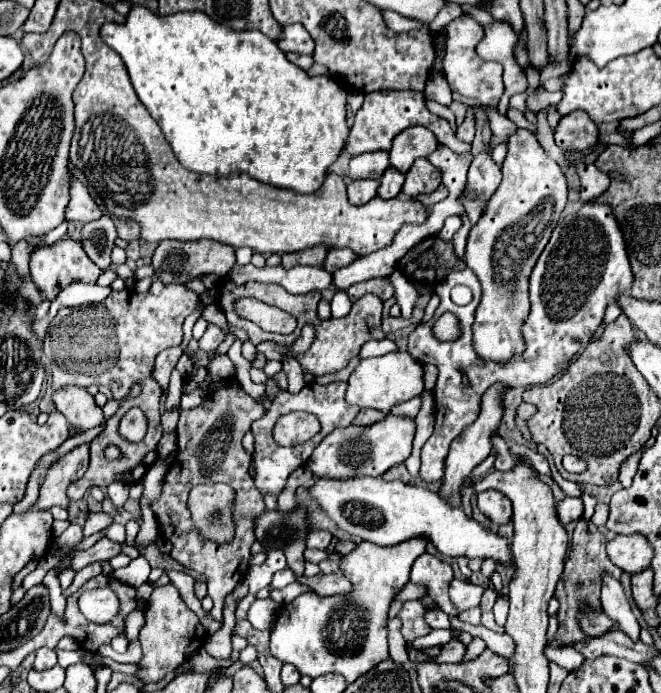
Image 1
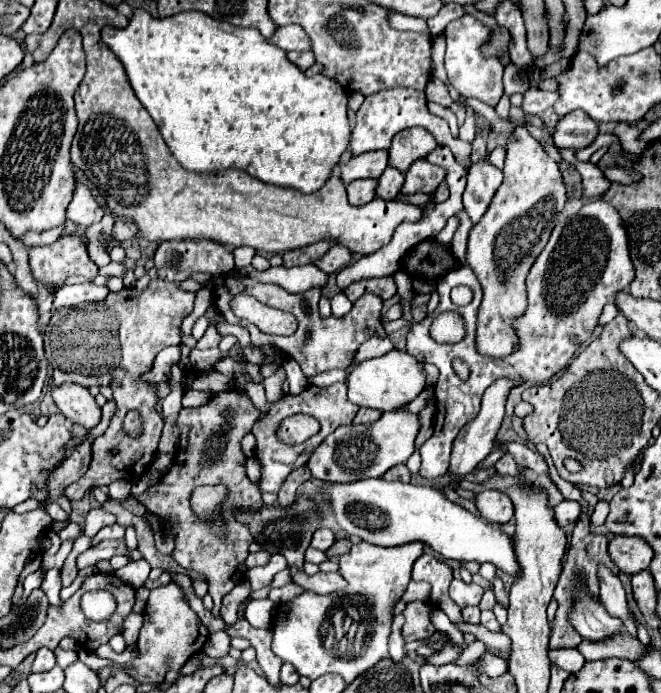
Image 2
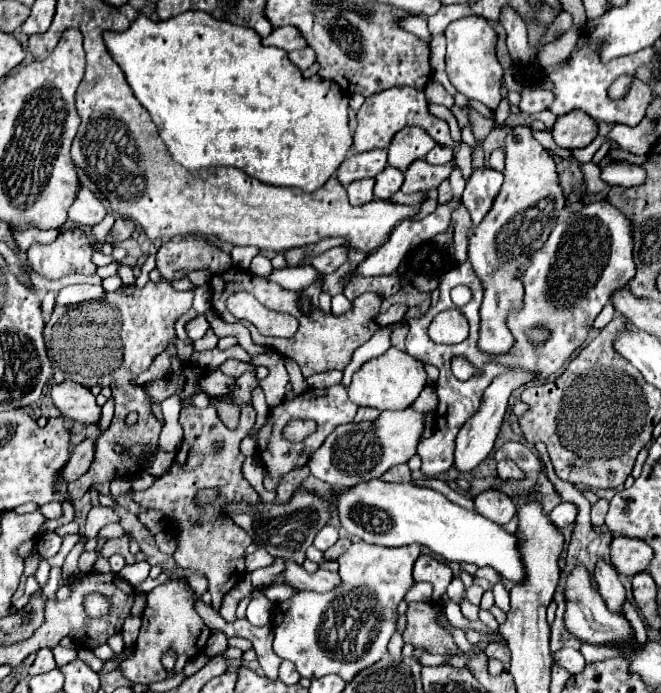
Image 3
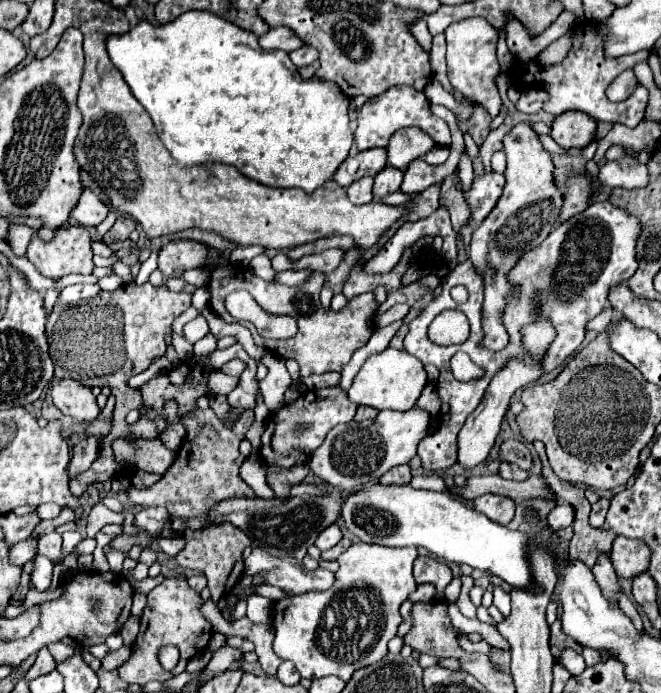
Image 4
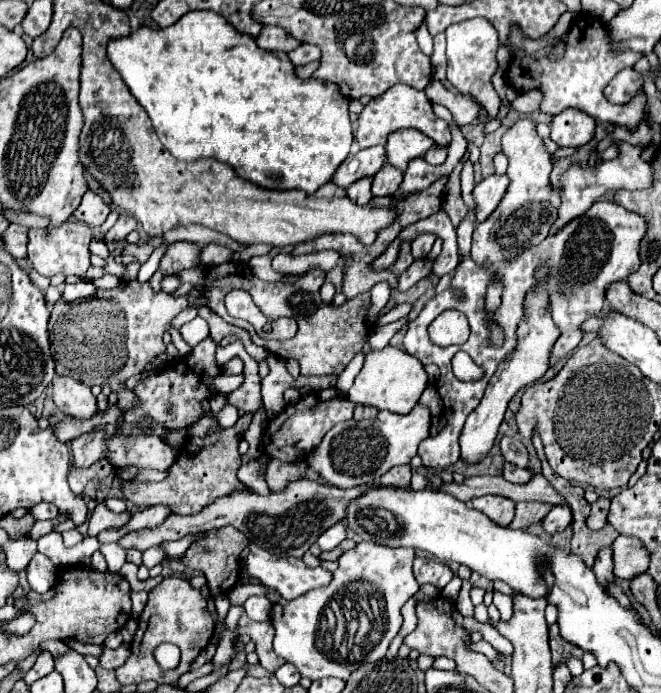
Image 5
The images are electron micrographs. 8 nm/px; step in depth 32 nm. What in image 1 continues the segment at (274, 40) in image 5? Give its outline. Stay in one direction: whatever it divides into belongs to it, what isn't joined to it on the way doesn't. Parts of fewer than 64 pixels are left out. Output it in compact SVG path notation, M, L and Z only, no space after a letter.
M302 24L284 26L276 44L284 52L300 52L300 54L312 54L314 52L314 40L308 36L308 32L304 30Z

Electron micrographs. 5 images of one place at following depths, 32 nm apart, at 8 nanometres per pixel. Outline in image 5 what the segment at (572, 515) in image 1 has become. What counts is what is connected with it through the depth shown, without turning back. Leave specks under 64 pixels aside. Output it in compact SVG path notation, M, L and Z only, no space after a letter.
M564 504L564 506L554 506L548 516L542 520L542 528L546 534L556 534L556 532L562 532L564 528L568 528L572 522L572 512L570 508Z

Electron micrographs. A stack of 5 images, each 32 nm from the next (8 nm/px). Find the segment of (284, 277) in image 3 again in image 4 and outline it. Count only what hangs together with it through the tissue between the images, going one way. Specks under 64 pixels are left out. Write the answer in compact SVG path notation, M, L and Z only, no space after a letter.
M300 270L300 272L282 272L278 274L278 282L286 284L286 286L298 286L300 280L304 280L306 276L310 276L310 270Z

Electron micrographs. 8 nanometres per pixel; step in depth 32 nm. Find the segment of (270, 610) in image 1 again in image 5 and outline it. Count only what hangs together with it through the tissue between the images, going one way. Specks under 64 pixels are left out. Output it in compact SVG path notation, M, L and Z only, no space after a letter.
M250 596L244 602L244 610L252 620L258 620L258 622L270 620L270 602L266 596Z

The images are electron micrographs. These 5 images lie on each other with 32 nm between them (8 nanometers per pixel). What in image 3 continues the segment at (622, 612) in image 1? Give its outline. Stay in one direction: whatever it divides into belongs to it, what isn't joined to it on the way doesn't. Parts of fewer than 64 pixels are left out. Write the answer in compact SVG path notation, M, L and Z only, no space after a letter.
M600 560L600 564L596 564L596 568L594 568L594 578L598 582L600 594L606 600L608 608L614 612L622 612L622 602L626 600L626 594L624 594L624 588L622 588L612 564Z

